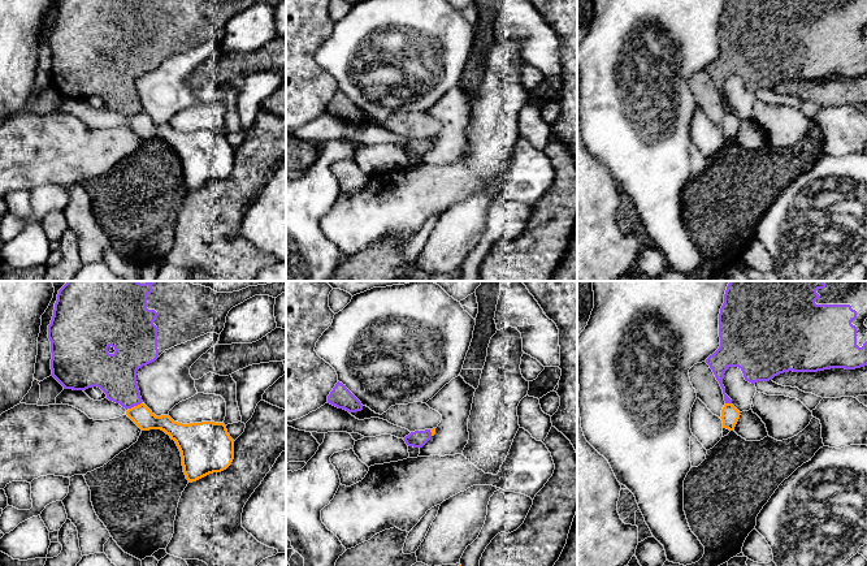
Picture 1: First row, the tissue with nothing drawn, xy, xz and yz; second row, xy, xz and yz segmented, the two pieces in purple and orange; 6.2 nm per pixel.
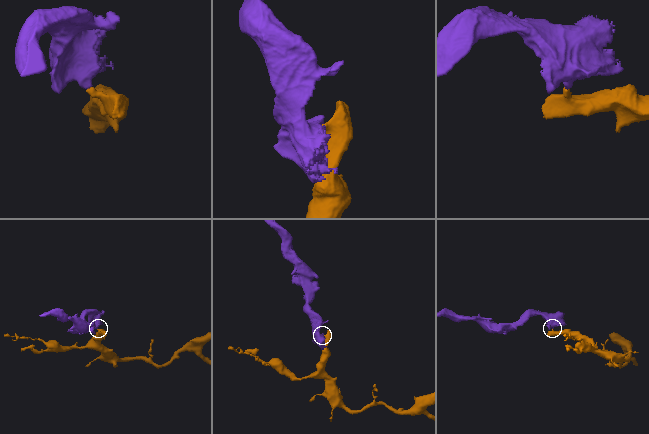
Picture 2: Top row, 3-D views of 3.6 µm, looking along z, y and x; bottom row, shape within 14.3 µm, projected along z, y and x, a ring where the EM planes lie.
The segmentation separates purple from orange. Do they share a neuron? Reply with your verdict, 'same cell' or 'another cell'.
another cell

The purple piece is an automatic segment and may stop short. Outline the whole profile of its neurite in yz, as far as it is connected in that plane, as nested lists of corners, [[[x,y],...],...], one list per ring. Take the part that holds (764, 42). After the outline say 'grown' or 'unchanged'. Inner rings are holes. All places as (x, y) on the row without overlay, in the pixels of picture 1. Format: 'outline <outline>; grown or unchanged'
outline [[[725,0],[724,12],[719,22],[719,57],[706,68],[706,72],[712,78],[719,90],[725,112],[732,112],[732,108],[725,103],[723,94],[724,82],[729,75],[738,75],[746,90],[755,92],[758,90],[770,90],[775,85],[784,81],[818,81],[831,77],[855,78],[867,74],[867,0]]]; grown

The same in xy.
outline [[[58,0],[48,34],[52,83],[64,98],[100,96],[125,117],[140,113],[136,79],[165,59],[225,36],[229,20],[255,4],[285,0]]]; grown

